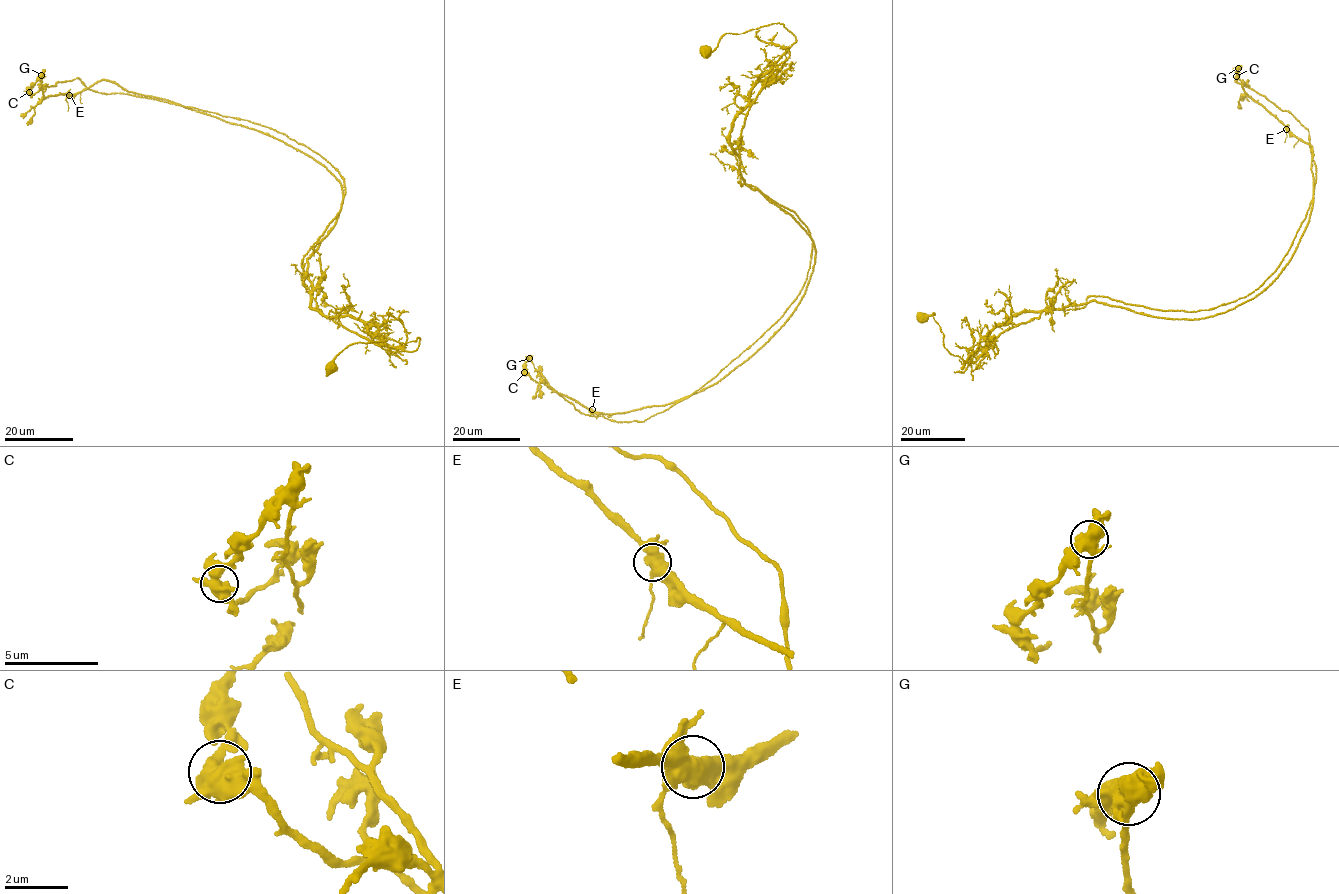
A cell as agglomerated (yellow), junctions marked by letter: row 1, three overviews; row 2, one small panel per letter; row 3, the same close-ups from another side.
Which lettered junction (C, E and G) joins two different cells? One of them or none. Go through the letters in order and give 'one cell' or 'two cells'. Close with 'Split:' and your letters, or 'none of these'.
C: one cell
E: one cell
G: two cells
Split: G

